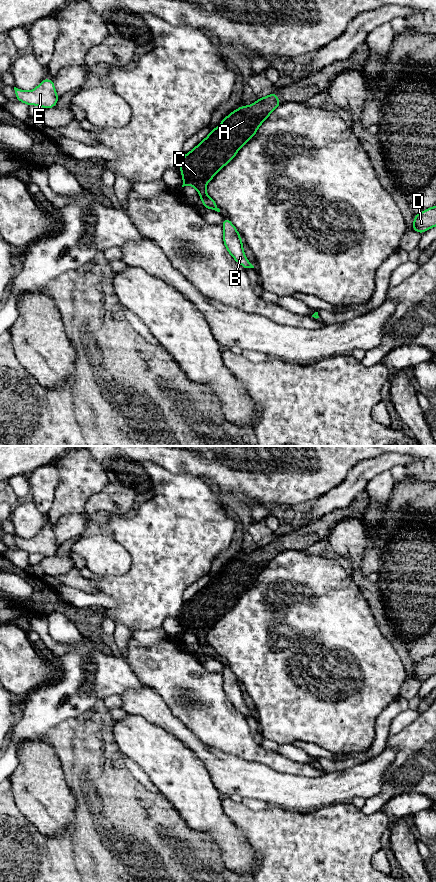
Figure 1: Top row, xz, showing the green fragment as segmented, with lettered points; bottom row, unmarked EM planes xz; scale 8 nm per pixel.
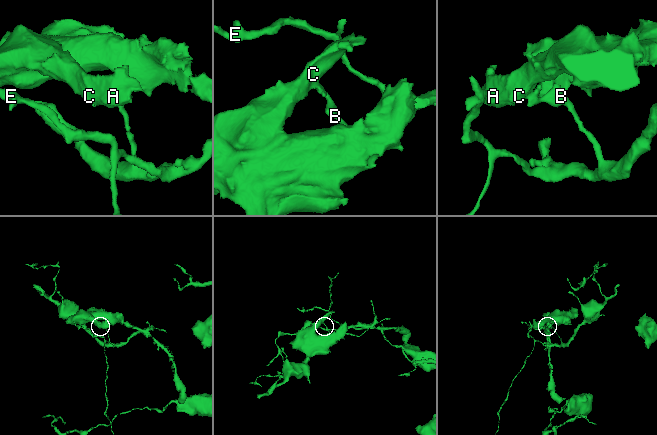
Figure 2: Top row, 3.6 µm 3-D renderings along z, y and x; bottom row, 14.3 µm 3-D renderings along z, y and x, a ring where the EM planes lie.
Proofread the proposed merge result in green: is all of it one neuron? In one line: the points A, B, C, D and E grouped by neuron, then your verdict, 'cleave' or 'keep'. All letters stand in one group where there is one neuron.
groups A C D / B E; cleave

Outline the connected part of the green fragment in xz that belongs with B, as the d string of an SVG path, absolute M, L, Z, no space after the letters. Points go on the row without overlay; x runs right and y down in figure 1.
M224 666L222 675L224 679L223 689L227 699L231 702L235 709L244 716L254 716L245 704L241 684L235 674L228 666Z

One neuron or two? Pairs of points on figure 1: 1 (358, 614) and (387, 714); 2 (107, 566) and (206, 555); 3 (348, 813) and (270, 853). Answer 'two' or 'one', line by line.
1: two
2: two
3: one

